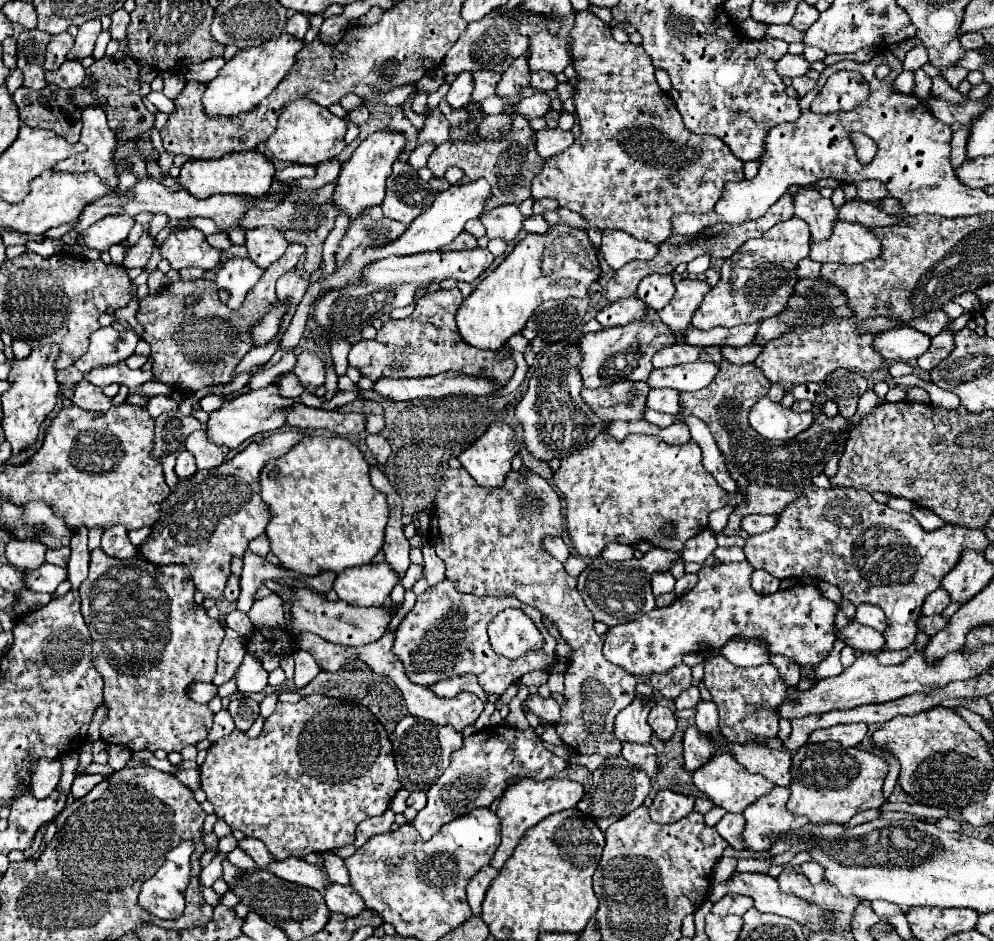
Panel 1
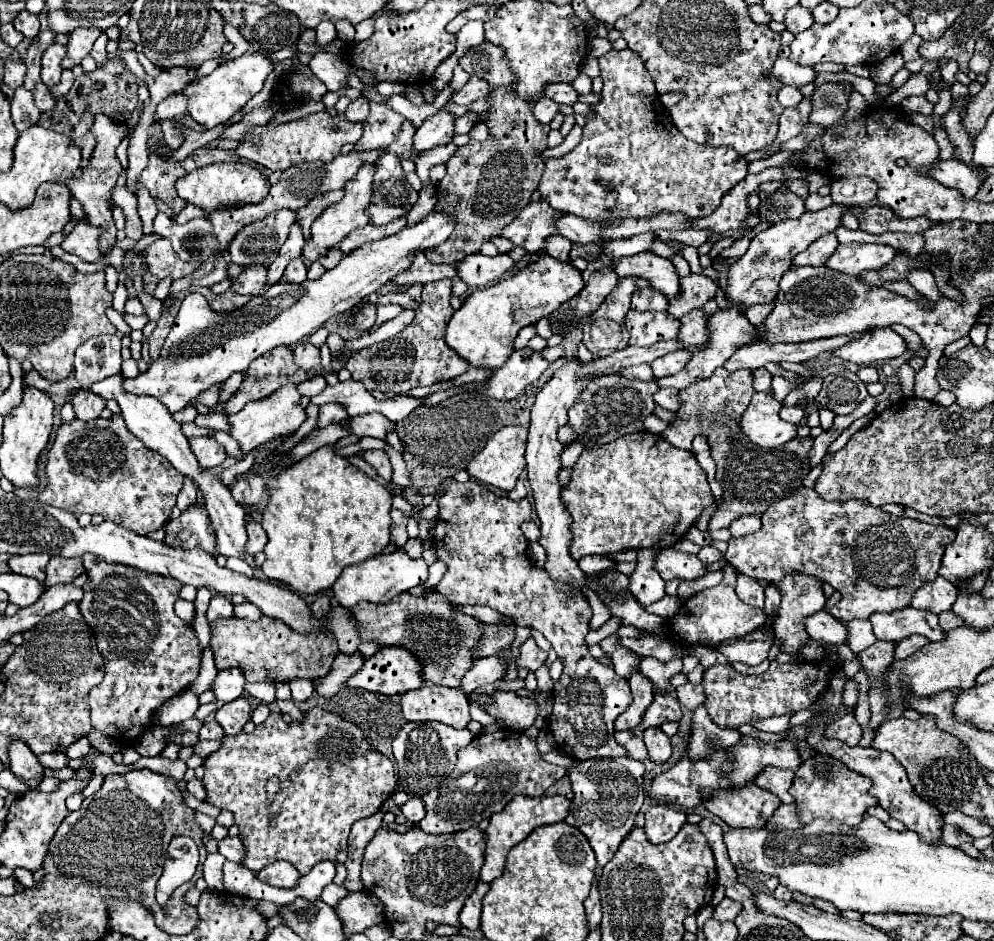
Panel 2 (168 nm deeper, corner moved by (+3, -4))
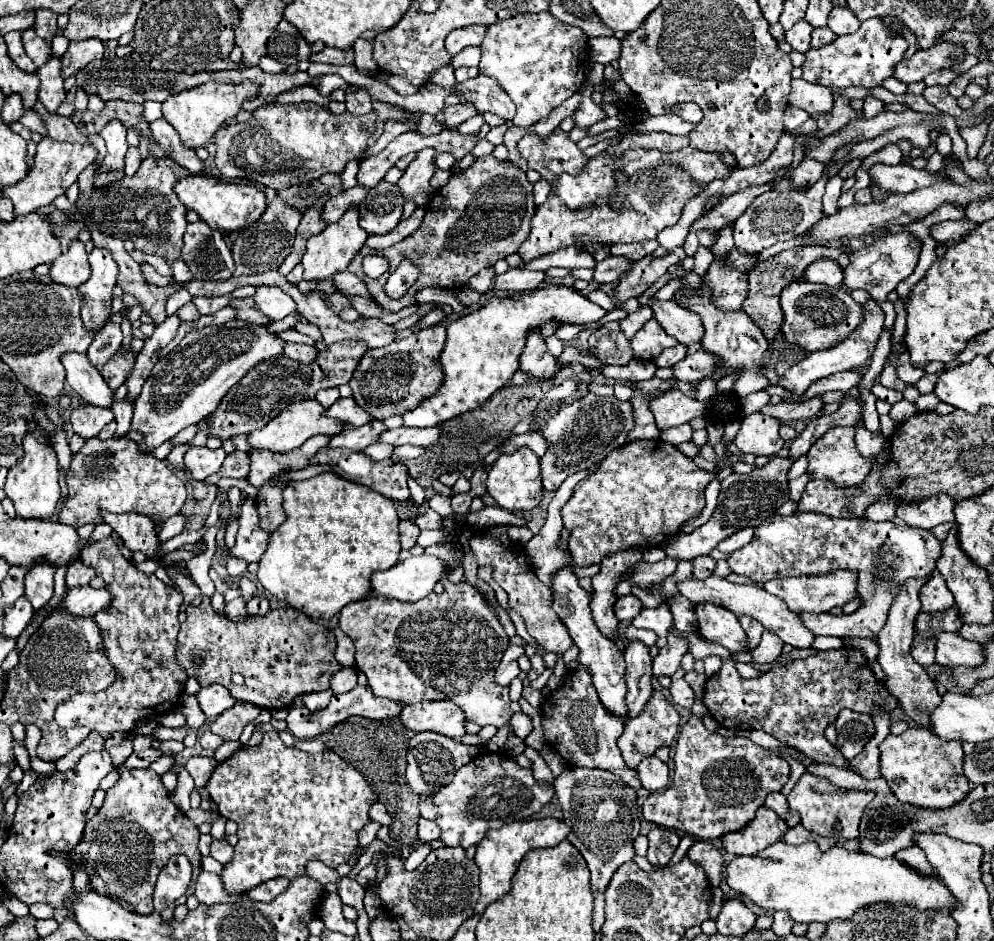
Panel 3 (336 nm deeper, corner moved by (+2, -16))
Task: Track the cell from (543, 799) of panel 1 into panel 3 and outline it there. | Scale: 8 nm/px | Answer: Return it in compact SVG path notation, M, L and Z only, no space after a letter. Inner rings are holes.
M543 818L543 820L523 820L523 822L509 822L497 830L489 830L487 838L477 846L475 864L479 868L479 890L481 896L473 906L475 914L483 914L485 908L497 900L501 900L511 890L511 878L515 876L521 858L535 848L553 848L563 842L569 834L569 826L563 820Z

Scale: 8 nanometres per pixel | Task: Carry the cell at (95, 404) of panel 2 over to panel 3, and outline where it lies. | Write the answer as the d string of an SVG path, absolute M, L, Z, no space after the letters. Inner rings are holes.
M79 406L71 412L71 426L73 432L81 438L95 438L103 426L107 426L113 420L111 408L97 408L97 406Z

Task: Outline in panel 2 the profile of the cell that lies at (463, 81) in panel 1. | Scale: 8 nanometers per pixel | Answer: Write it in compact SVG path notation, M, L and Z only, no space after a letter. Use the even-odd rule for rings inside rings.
M446 106L434 116L426 118L426 122L414 134L414 152L422 152L440 144L448 144L454 136L456 116L446 110Z

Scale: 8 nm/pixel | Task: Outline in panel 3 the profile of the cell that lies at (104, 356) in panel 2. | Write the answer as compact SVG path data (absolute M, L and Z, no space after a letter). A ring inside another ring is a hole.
M107 322L93 338L89 350L87 350L87 356L91 360L93 366L97 364L105 364L105 360L109 360L121 346L121 326L115 324L115 322Z

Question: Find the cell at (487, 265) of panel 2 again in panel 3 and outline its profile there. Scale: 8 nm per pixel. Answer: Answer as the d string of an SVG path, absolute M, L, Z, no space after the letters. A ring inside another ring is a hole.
M511 268L505 274L495 276L495 290L497 292L533 292L547 280L545 272L531 272L531 270L521 270L521 268Z

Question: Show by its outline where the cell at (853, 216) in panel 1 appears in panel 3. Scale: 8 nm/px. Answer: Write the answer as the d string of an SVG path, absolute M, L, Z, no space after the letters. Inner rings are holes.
M967 216L961 220L945 220L937 222L931 226L931 236L937 242L947 242L947 240L961 240L965 234L973 232L977 228L975 222L971 222Z

